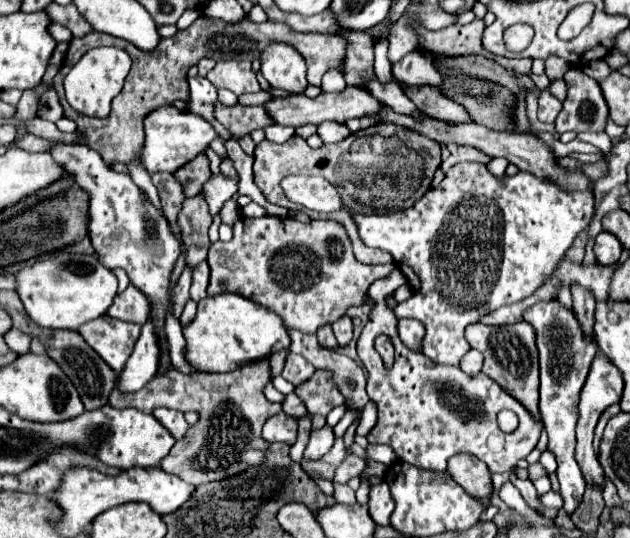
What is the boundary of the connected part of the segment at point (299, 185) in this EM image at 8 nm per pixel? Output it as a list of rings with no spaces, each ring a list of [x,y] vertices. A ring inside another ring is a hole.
[[[287,176],[281,182],[285,196],[309,210],[333,212],[341,208],[337,190],[321,176]]]

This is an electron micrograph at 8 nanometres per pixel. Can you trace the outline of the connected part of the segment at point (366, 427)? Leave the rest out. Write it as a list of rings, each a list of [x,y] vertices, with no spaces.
[[[369,400],[363,408],[363,416],[361,416],[361,424],[357,428],[357,434],[367,436],[367,432],[375,426],[375,420],[377,420],[377,404],[373,400]]]

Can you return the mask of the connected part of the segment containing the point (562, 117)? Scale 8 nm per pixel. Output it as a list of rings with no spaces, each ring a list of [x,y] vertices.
[[[569,68],[563,80],[567,82],[567,100],[555,120],[557,132],[605,132],[609,108],[599,82],[591,80],[581,68]]]

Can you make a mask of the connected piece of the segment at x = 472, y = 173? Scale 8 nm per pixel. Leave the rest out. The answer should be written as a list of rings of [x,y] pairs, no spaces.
[[[565,156],[559,158],[557,164],[563,170],[581,170],[589,178],[589,188],[565,190],[559,184],[529,172],[519,172],[511,178],[495,178],[481,162],[459,162],[447,170],[437,188],[431,188],[411,208],[387,216],[355,214],[361,240],[367,246],[389,250],[397,268],[407,278],[407,284],[413,288],[413,296],[399,302],[393,312],[397,318],[417,318],[425,324],[427,334],[423,338],[423,354],[435,364],[459,366],[461,358],[471,348],[463,336],[465,326],[479,322],[485,312],[521,302],[541,288],[551,278],[565,252],[573,246],[573,240],[589,226],[595,206],[595,184],[609,174],[607,160],[601,158],[599,162],[585,164]]]

